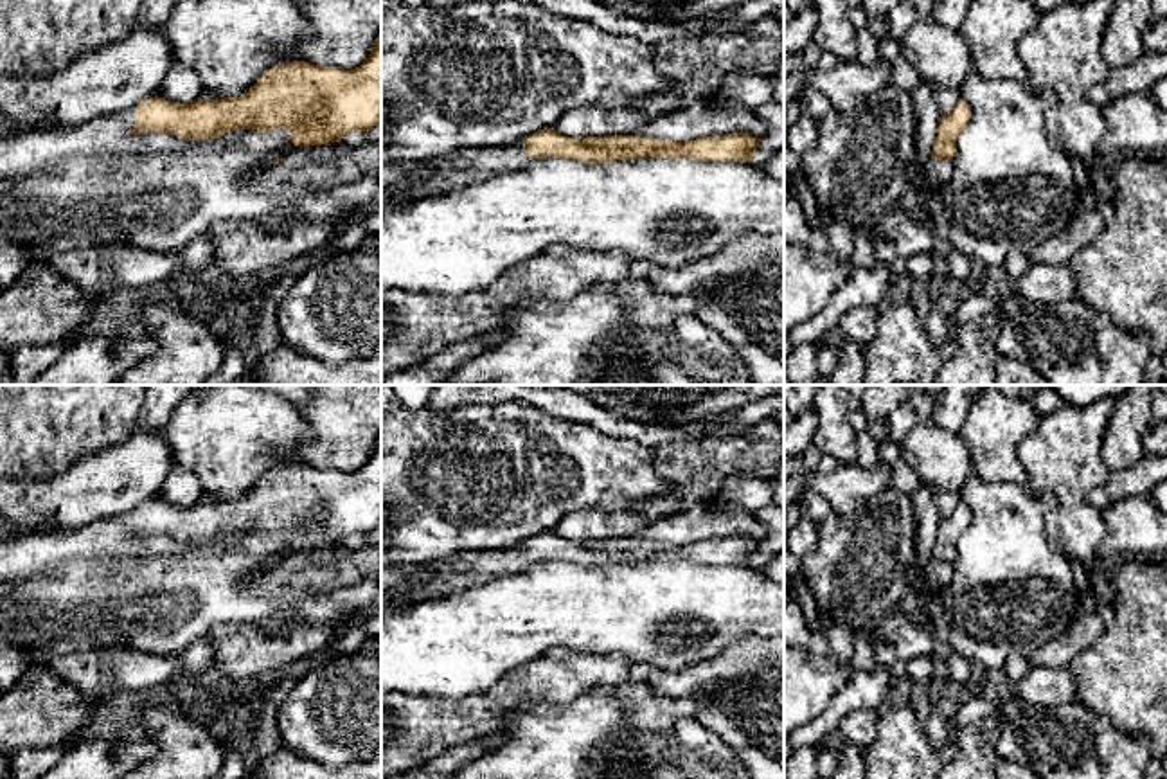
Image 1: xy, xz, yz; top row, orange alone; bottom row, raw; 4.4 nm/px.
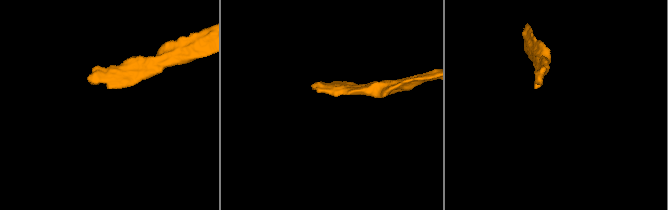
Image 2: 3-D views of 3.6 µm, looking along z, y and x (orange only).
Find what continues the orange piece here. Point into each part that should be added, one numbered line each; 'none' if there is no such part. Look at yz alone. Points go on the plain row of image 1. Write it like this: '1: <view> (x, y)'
1: yz (939, 576)

